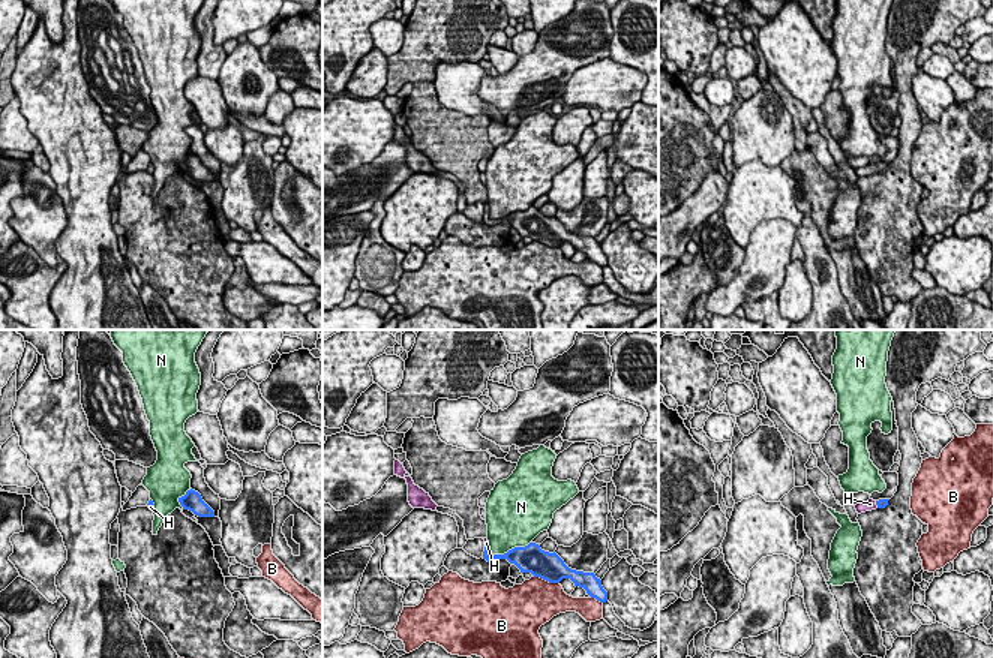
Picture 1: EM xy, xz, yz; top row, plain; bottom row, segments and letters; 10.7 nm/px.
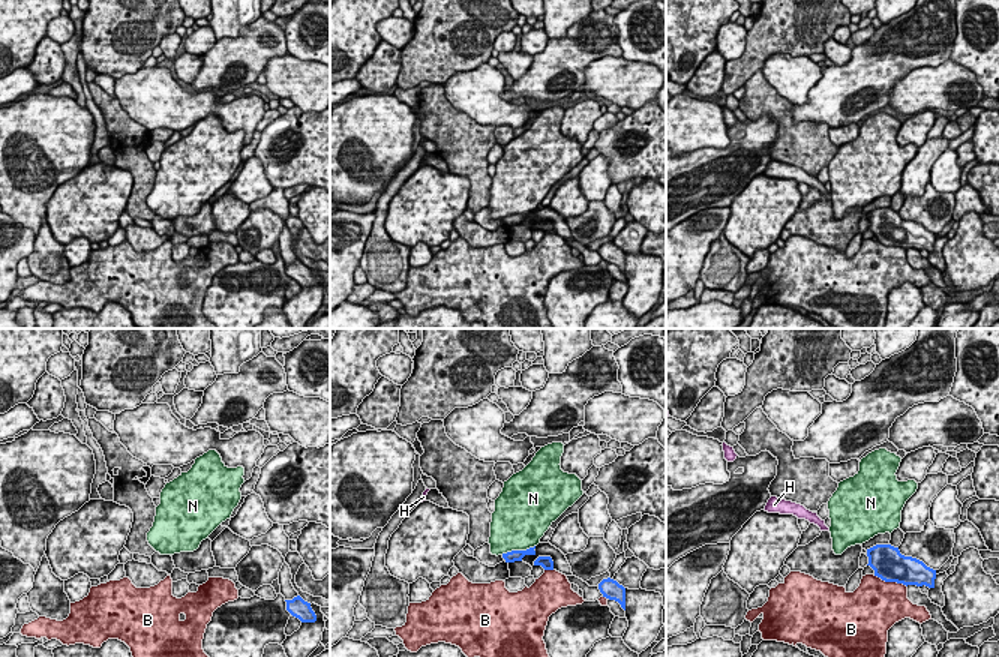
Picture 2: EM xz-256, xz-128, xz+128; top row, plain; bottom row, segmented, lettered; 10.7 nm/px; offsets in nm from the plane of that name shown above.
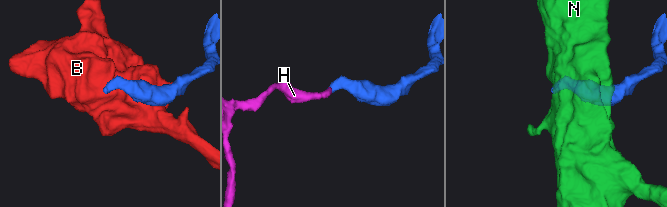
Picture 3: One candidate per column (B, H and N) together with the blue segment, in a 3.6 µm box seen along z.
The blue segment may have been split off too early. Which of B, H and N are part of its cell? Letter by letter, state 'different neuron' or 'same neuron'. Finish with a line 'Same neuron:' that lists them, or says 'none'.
B: different neuron
H: same neuron
N: different neuron
Same neuron: H

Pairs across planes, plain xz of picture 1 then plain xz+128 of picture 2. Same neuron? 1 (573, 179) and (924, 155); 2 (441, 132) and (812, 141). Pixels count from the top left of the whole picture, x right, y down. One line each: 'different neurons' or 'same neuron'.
1: same neuron
2: same neuron

